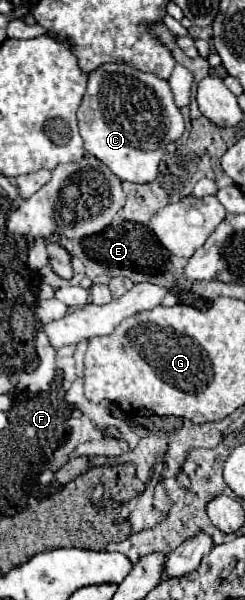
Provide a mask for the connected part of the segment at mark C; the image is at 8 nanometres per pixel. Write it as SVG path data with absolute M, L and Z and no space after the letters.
M107 62L89 74L77 120L85 150L99 158L121 180L137 184L157 178L157 166L167 152L167 144L175 142L185 130L169 82L121 62Z

